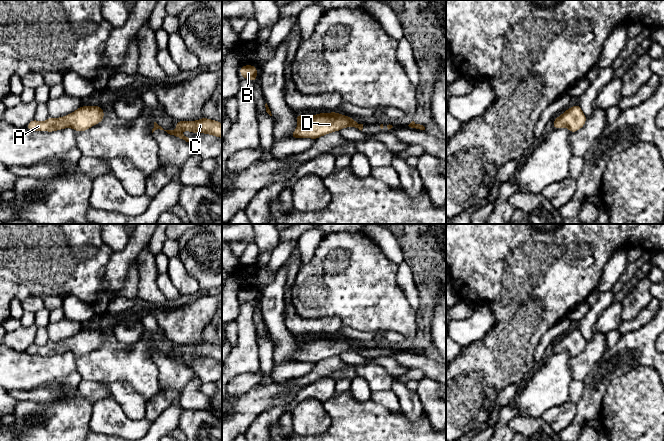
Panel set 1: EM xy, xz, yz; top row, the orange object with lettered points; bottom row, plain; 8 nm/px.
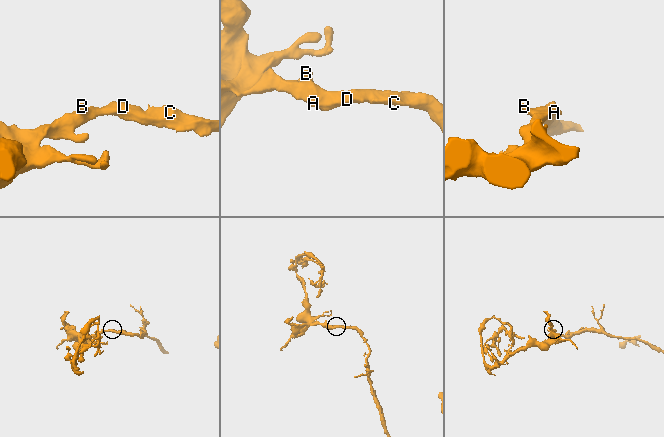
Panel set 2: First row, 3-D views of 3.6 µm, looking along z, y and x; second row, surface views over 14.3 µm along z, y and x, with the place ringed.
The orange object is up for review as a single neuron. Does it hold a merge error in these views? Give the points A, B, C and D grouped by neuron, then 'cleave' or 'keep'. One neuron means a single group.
groups A B C D; keep

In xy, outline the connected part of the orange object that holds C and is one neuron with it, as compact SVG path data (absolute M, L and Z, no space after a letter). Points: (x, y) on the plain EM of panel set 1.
M202 342L196 345L175 345L176 354L164 354L168 358L173 359L177 362L183 363L190 367L190 363L185 359L181 358L180 354L188 354L192 357L205 357L209 359L214 359L216 361L222 362L222 348L216 344L210 344L208 342Z

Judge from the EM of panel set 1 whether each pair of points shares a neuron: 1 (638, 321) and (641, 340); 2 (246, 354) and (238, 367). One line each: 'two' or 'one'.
1: two
2: one

